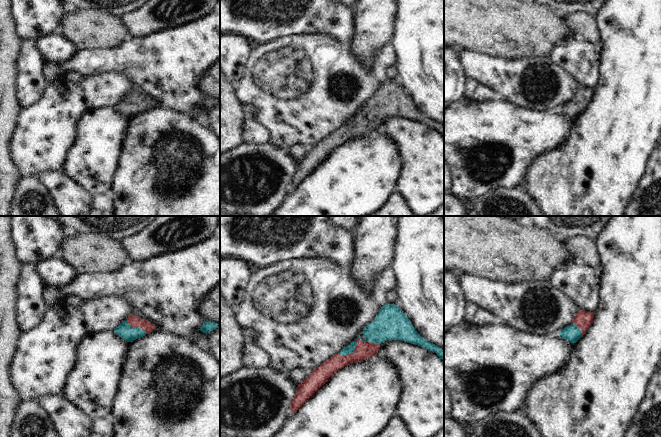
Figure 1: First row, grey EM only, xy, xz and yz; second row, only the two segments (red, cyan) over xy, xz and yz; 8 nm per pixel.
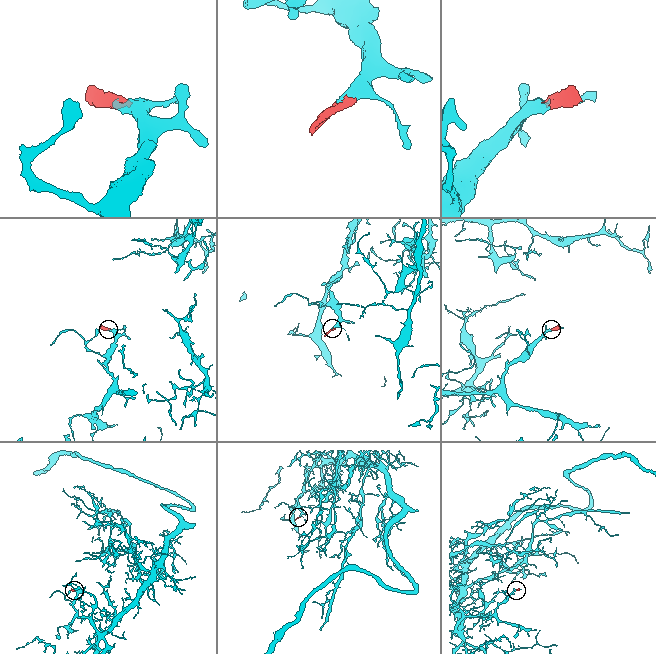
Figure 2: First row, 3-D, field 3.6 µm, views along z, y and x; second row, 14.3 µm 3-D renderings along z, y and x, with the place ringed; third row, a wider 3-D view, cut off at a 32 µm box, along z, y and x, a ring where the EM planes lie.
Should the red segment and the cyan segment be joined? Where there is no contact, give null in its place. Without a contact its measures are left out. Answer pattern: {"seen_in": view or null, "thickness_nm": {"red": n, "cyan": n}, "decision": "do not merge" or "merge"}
{"seen_in": "xz", "thickness_nm": {"red": 140, "cyan": 200}, "decision": "merge"}

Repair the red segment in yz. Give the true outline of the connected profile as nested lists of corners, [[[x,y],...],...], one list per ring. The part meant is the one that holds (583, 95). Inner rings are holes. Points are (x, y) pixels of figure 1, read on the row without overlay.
[[[579,86],[573,98],[560,108],[562,115],[568,116],[573,120],[576,119],[587,108],[593,99],[593,95],[593,88]]]

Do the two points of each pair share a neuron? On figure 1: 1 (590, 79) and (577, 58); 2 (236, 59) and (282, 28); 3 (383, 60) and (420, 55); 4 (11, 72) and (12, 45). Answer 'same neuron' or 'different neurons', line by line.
1: same neuron
2: different neurons
3: different neurons
4: same neuron

